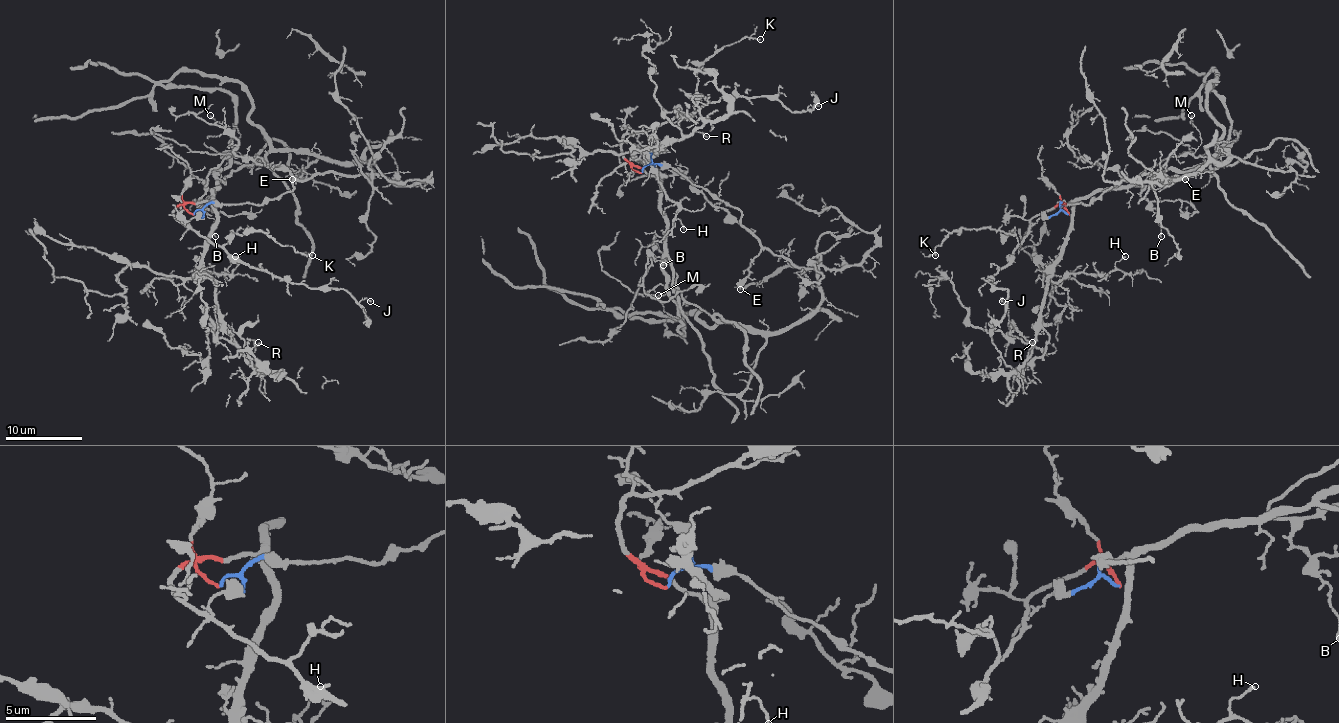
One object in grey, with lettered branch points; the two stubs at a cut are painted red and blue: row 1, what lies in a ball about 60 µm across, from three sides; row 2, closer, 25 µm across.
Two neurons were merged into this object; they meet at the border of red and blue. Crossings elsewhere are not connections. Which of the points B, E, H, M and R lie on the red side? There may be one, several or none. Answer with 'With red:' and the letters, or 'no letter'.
With red: H, R

